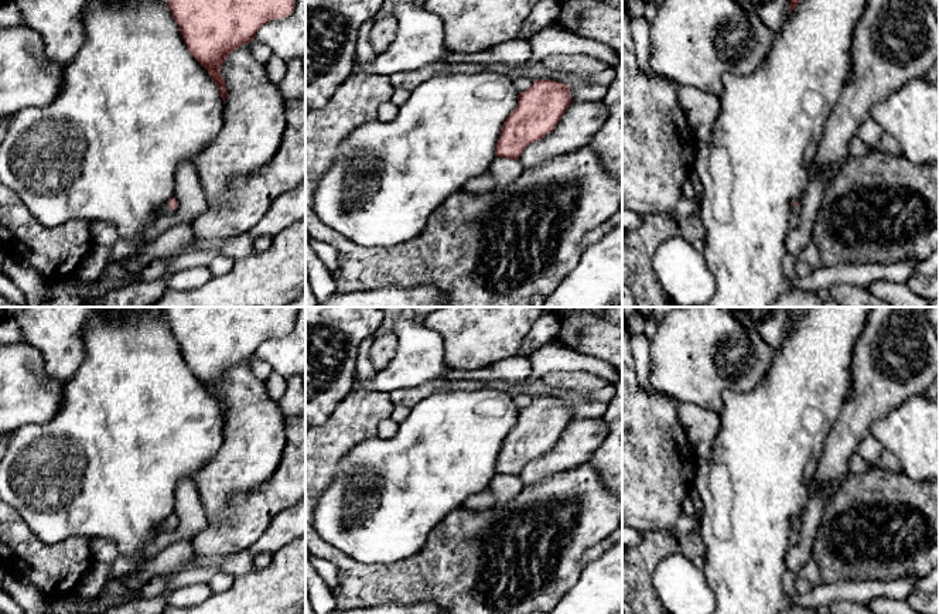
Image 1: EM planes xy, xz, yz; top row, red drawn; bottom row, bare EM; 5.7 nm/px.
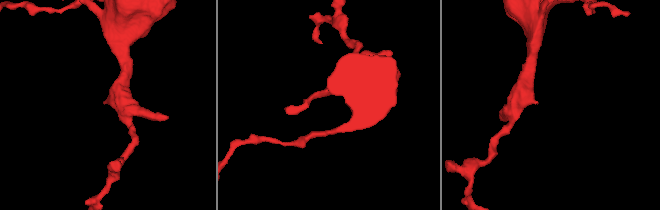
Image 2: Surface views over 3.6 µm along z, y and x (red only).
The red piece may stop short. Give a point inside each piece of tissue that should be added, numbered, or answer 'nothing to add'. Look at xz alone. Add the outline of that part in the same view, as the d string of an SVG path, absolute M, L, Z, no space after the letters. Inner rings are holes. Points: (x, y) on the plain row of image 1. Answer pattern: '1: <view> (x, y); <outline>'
nothing to add

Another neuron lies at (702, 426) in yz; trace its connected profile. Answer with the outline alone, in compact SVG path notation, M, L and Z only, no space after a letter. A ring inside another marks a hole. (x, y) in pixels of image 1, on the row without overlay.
M676 403L679 423L684 427L697 458L711 461L711 450L721 427L720 415L692 403Z

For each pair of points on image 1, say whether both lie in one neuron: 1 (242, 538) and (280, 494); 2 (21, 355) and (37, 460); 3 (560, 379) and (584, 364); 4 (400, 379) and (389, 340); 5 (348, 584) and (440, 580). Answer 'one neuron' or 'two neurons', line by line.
1: one neuron
2: two neurons
3: two neurons
4: two neurons
5: one neuron

